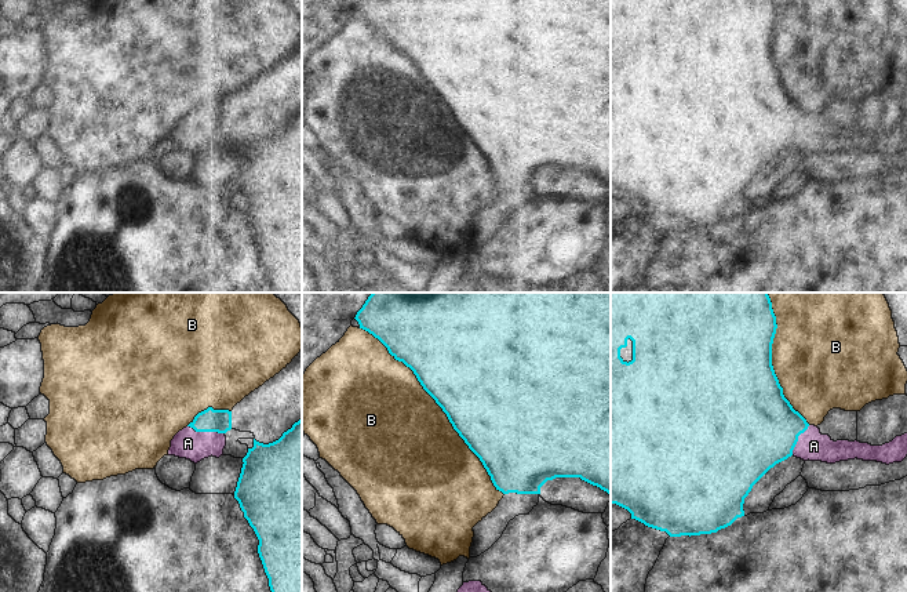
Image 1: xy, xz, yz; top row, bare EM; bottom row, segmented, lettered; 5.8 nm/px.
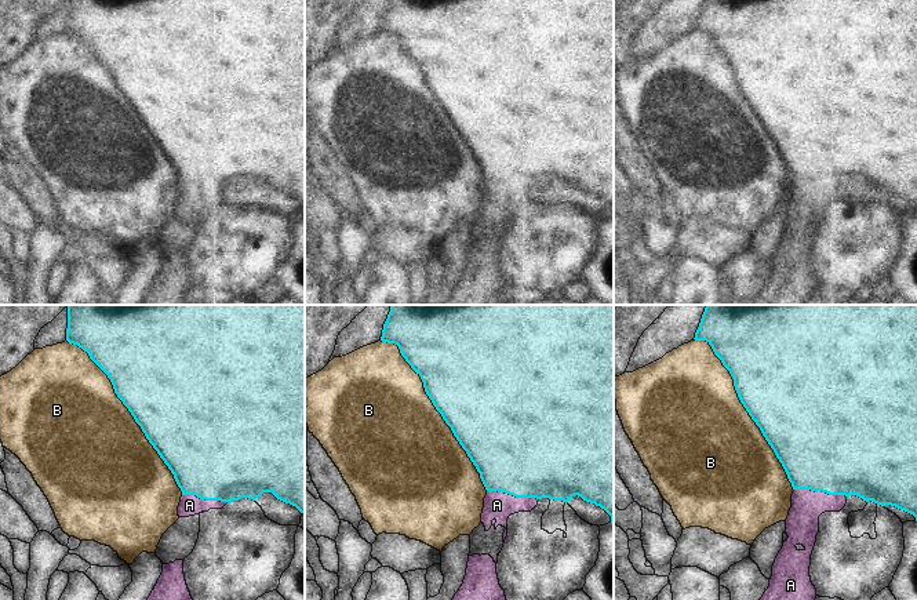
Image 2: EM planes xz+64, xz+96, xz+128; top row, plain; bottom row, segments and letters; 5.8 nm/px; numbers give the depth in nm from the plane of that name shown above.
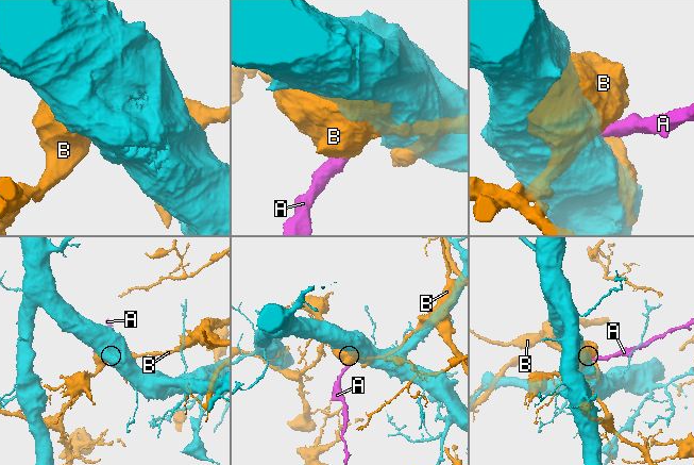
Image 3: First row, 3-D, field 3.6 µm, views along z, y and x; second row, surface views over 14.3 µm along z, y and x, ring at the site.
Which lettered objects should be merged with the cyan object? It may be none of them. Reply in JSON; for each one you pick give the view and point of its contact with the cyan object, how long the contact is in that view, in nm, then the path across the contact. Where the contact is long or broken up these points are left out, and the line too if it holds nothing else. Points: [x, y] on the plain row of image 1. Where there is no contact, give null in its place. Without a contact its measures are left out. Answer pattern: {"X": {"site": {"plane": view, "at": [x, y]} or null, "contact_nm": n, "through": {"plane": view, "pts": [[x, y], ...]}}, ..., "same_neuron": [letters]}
{"A": {"site": {"plane": "xy", "at": [206, 122]}, "contact_nm": 220, "through": {"plane": "xy", "pts": [[210, 111], [206, 122], [195, 133], [188, 134]]}}, "same_neuron": ["A"]}

